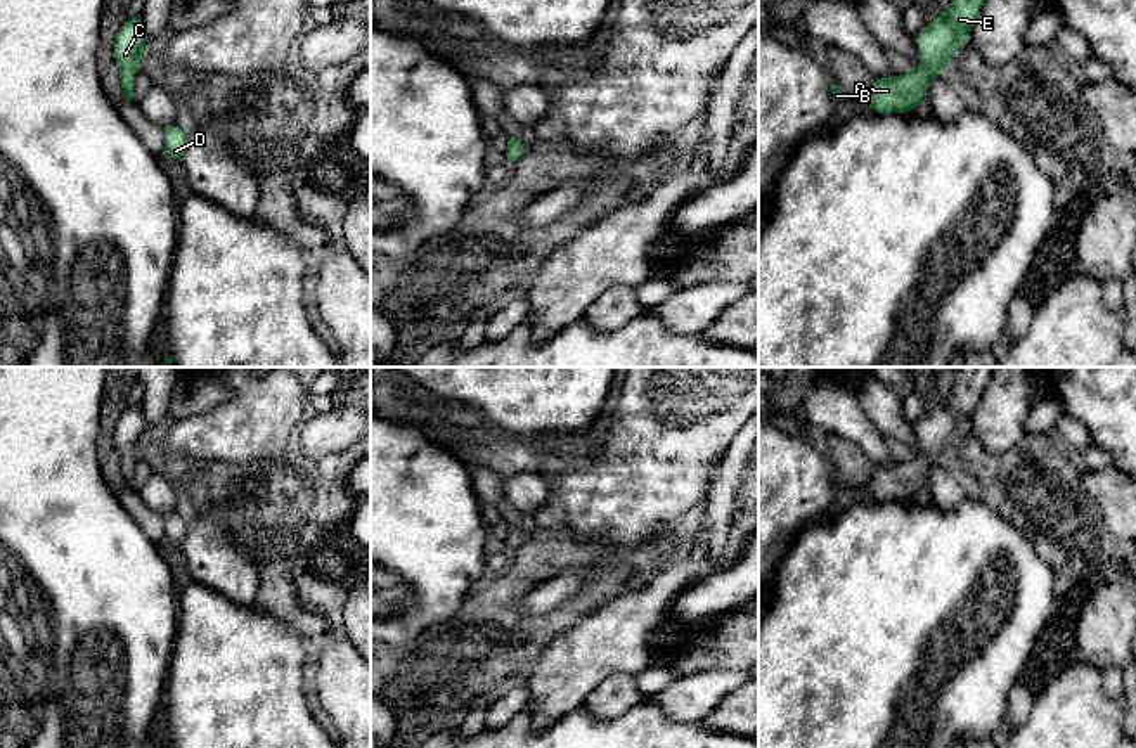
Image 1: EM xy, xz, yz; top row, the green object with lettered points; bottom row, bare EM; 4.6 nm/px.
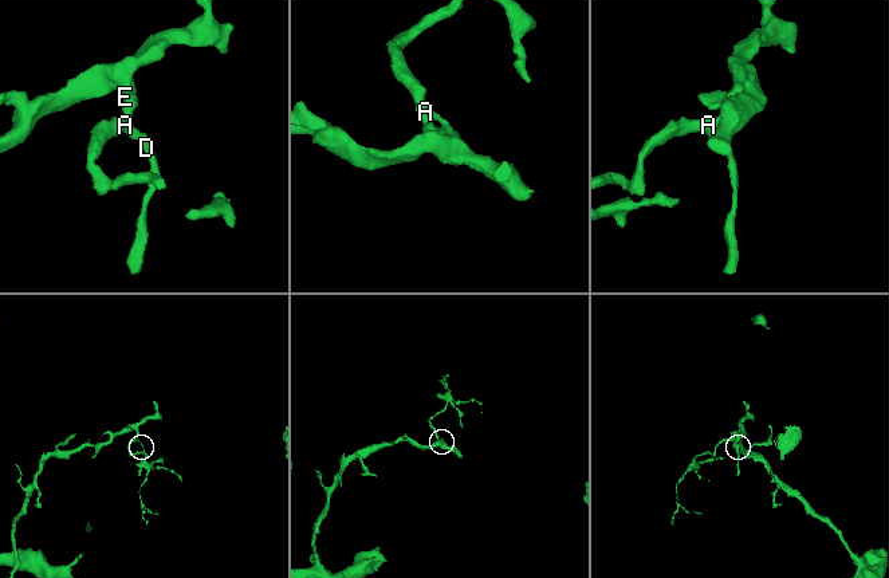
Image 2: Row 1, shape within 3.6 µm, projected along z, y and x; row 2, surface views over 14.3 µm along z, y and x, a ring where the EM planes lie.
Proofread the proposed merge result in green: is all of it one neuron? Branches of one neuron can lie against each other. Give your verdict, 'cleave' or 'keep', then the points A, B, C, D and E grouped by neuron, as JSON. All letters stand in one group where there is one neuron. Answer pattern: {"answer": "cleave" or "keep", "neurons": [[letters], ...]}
{"answer": "keep", "neurons": [["A", "B", "C", "D", "E"]]}

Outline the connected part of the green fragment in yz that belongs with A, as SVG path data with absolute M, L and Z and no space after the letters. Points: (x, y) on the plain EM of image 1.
M954 367L954 371L951 393L920 419L921 454L892 468L873 466L866 492L876 502L914 499L926 487L930 468L944 462L946 448L966 428L989 383L991 367Z

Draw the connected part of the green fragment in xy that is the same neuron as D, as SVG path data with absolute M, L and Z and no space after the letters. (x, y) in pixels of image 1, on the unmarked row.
M177 509L163 519L165 519L165 538L175 549L175 552L178 552L185 538L187 523L182 519Z

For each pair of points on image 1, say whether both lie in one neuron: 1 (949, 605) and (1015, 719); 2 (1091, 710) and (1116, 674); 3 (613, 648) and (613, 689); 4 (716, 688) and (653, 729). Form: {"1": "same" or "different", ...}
{"1": "different", "2": "different", "3": "different", "4": "different"}

